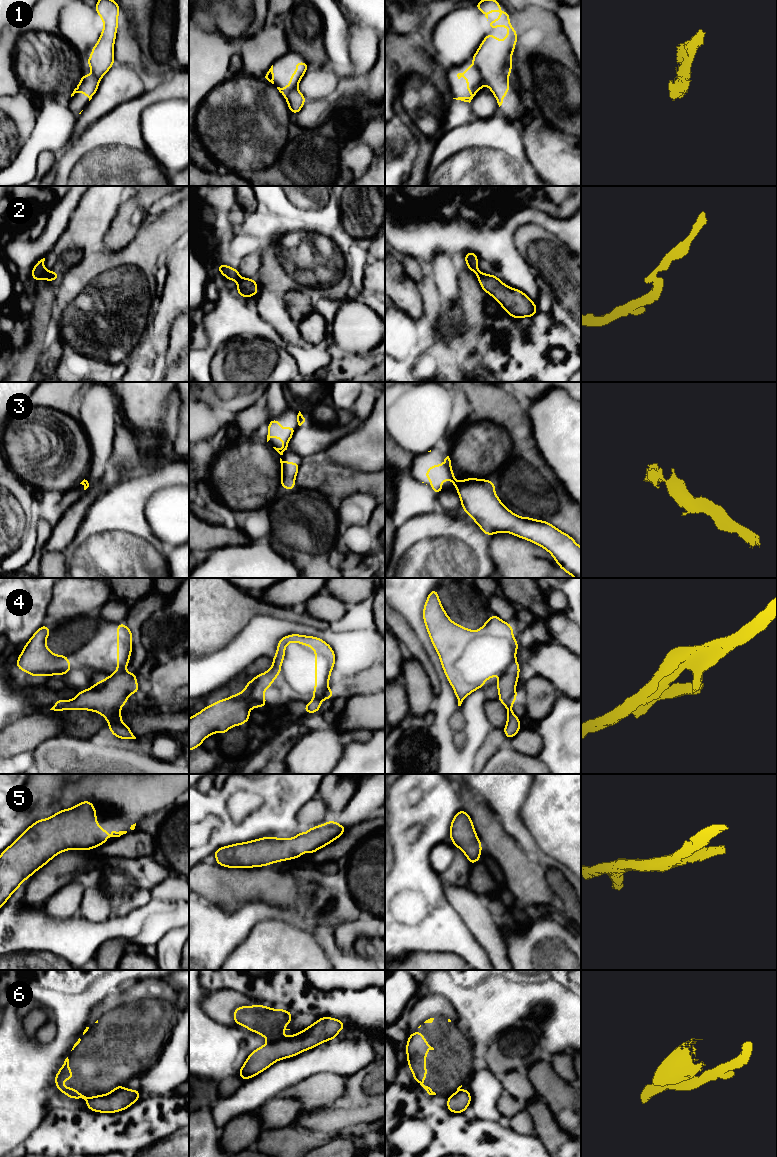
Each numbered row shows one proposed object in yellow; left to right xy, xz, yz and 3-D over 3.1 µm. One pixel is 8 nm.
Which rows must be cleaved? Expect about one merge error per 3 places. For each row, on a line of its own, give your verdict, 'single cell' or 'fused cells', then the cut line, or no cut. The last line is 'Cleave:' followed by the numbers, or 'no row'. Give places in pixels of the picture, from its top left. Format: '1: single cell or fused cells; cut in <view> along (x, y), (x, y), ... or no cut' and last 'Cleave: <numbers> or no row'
1: fused cells; cut in yz along (474, 63), (486, 83)
2: single cell; no cut
3: fused cells; cut in yz along (454, 480), (455, 485)
4: fused cells; cut in xz along (327, 688), (320, 697), (314, 699)
5: single cell; no cut
6: fused cells; cut in xz along (288, 1037), (269, 1041)
Cleave: 1, 3, 4, 6

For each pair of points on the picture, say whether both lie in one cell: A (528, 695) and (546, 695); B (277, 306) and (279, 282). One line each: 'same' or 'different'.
A: same
B: different

